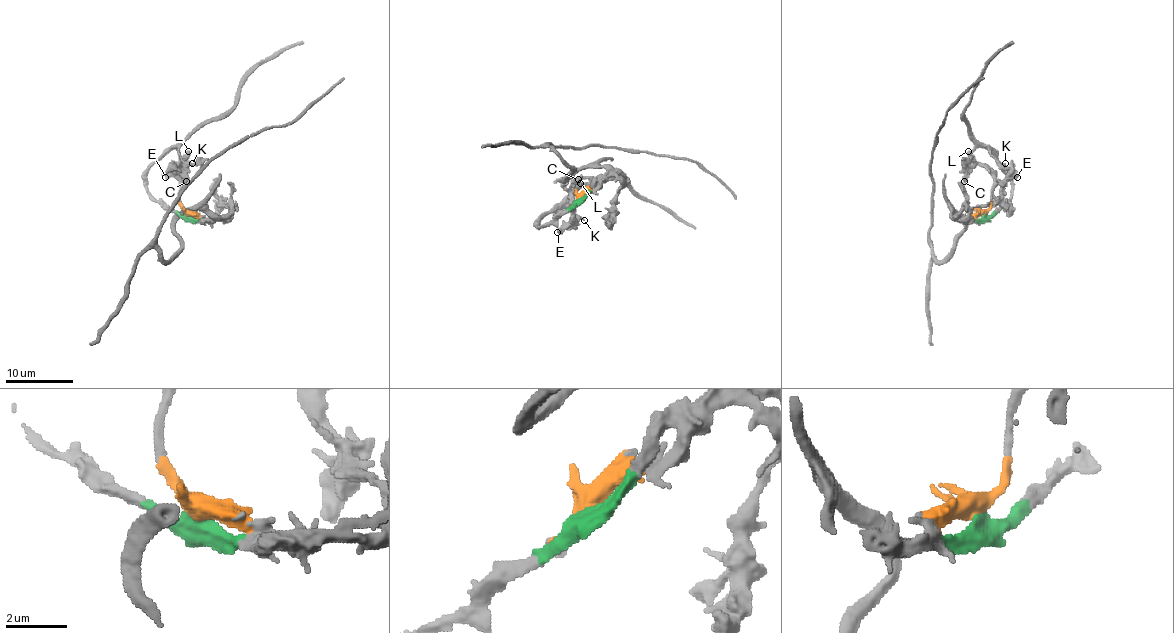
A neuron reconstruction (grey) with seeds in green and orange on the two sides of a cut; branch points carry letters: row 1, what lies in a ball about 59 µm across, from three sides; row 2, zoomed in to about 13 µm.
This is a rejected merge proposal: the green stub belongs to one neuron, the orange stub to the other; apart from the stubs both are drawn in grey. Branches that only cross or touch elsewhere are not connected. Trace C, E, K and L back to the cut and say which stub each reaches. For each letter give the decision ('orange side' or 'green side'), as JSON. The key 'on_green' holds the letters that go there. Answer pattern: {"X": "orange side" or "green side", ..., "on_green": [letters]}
{"C": "green side", "E": "orange side", "K": "green side", "L": "orange side", "on_green": ["C", "K"]}

